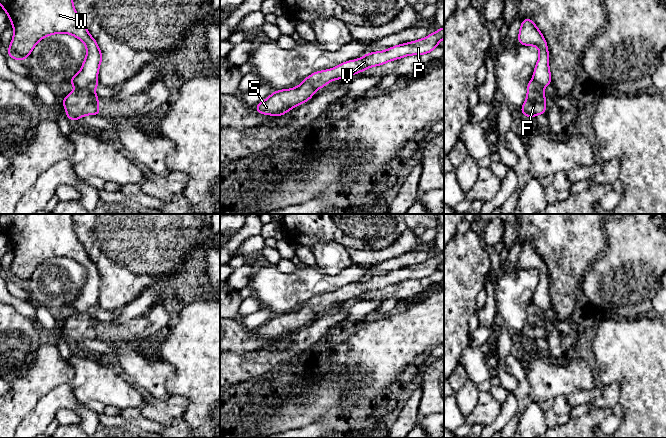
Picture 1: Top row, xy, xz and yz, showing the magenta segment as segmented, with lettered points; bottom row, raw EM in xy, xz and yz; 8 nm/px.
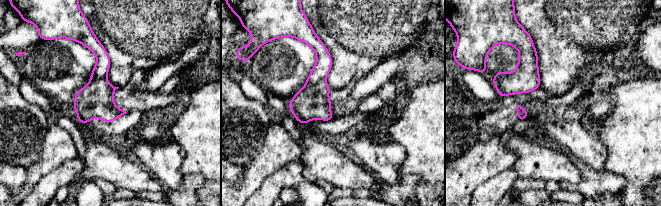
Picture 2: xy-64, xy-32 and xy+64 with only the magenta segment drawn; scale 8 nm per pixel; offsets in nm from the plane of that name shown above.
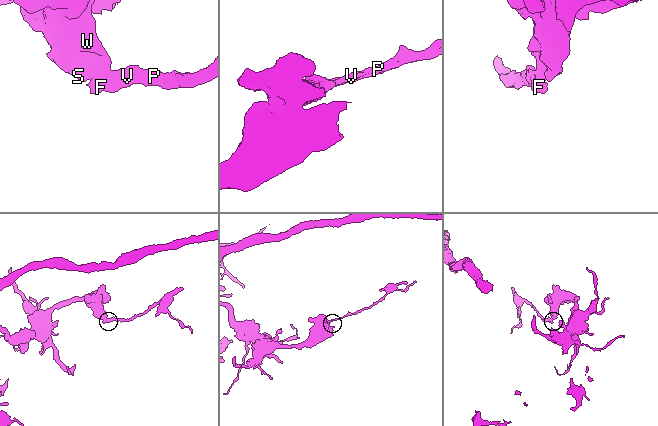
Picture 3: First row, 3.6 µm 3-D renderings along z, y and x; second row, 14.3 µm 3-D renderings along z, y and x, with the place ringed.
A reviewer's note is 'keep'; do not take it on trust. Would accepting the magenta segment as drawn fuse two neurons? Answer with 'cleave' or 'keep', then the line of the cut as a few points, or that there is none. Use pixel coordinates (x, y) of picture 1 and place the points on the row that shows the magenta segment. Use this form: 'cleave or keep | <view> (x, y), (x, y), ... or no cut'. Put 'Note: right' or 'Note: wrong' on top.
Note: wrong
cleave | xy (96, 78), (86, 86), (76, 88)

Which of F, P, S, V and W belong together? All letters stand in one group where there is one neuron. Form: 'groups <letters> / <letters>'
groups F P V / S W

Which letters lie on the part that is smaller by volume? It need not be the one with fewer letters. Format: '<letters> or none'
F, P, V

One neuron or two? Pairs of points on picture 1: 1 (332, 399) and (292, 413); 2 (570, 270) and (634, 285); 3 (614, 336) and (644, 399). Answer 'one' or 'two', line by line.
1: one
2: two
3: one

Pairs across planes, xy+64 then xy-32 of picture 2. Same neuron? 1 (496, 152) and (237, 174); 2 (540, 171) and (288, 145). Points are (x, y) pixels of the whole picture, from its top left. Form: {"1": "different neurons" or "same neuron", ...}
{"1": "different neurons", "2": "different neurons"}

